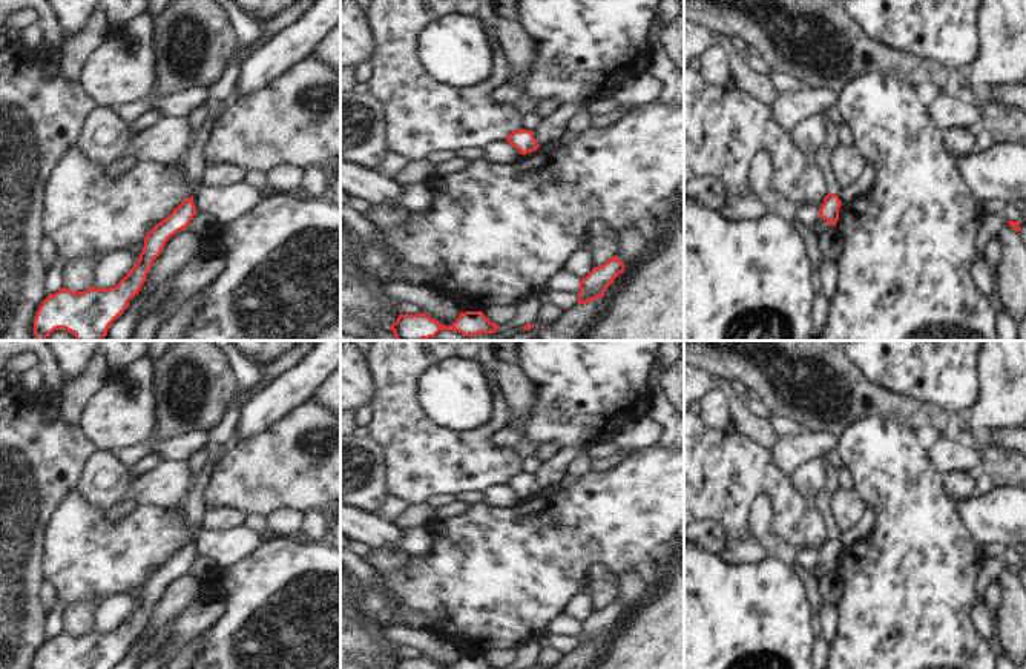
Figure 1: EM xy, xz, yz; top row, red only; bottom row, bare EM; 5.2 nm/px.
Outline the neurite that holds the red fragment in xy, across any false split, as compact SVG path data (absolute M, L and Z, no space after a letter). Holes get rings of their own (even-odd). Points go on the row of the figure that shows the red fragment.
M190 196L146 235L138 262L117 285L90 287L78 293L61 287L57 293L48 295L34 319L35 341L46 341L57 328L67 330L77 341L101 341L109 325L141 290L153 261L161 255L169 238L187 229L195 215L196 209Z

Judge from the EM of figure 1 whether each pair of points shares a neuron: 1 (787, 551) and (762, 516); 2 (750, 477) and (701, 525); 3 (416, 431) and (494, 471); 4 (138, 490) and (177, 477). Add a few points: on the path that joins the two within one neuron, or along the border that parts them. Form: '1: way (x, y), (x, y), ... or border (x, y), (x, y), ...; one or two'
1: way (778, 543), (762, 525); one
2: border (700, 516), (718, 517), (729, 537); two
3: way (436, 451), (445, 461), (474, 464); one
4: way (147, 488), (161, 487), (167, 481); one

